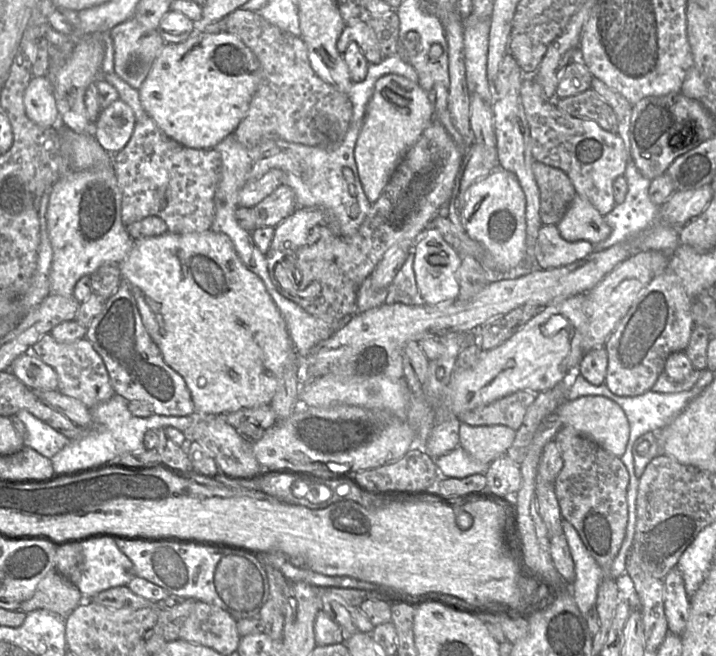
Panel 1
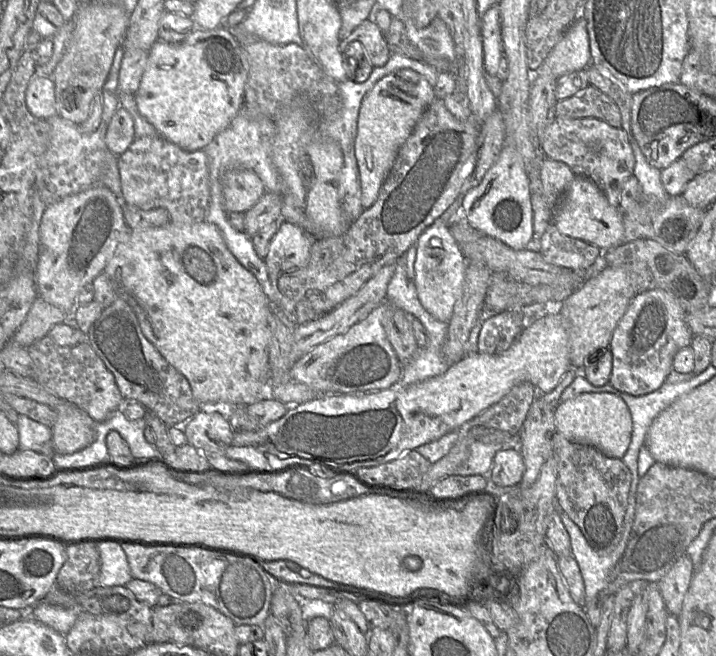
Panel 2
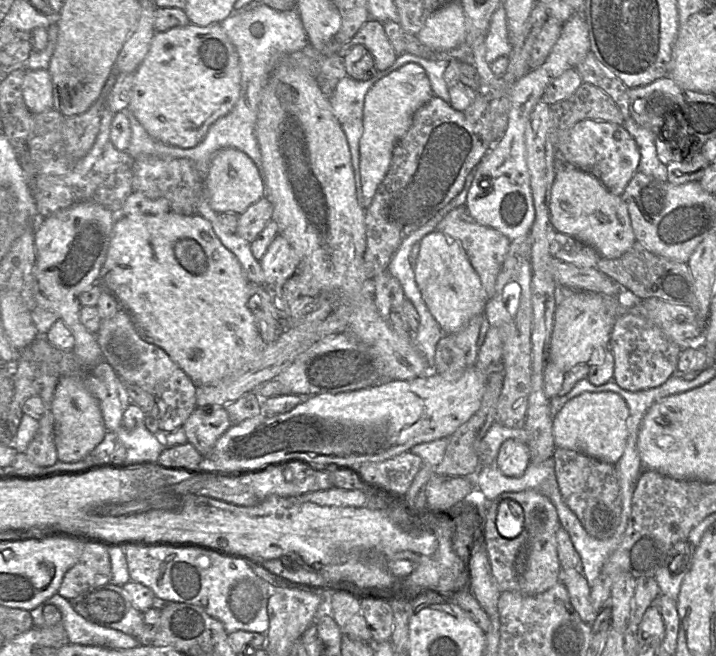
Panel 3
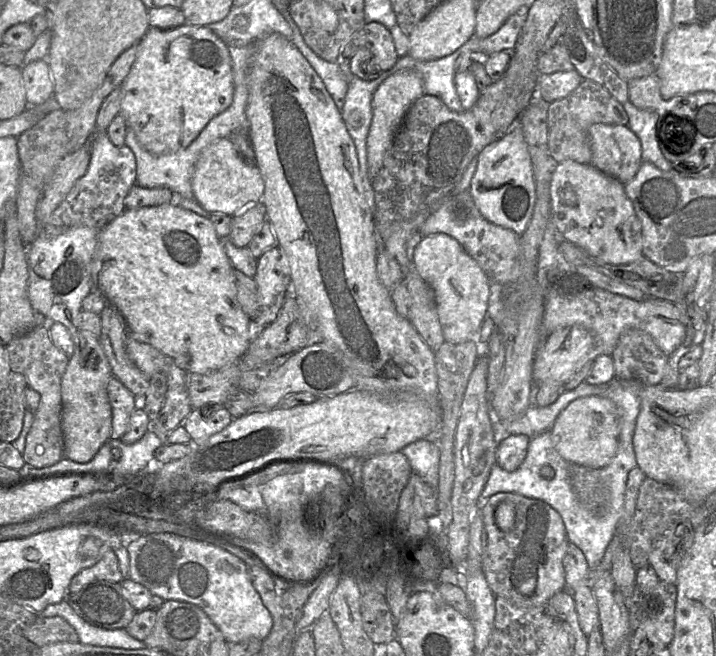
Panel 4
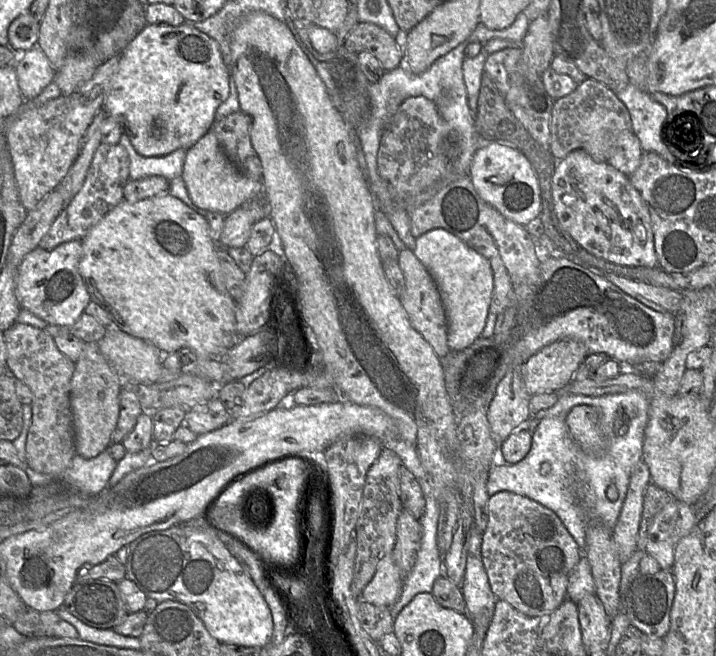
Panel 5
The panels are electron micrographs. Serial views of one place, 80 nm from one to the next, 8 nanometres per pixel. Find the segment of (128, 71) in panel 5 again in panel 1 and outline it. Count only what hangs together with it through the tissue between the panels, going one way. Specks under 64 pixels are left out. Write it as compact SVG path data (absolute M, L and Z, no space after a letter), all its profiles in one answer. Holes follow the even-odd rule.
M195 31L179 44L165 44L138 90L146 114L178 144L213 149L245 118L259 82L259 62L235 35Z

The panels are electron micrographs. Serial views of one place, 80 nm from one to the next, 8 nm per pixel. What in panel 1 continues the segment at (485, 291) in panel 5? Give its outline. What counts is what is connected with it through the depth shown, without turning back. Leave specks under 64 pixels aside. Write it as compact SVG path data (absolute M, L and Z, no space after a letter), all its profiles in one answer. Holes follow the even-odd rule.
M428 226L414 243L414 273L423 304L446 304L458 298L458 270L461 264L460 254L441 236L433 226Z

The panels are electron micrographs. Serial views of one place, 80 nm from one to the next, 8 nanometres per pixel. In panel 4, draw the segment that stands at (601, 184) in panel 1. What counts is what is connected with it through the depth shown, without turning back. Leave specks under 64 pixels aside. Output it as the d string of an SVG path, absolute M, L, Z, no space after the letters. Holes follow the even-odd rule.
M595 123L589 127L590 164L627 184L642 163L641 144L627 125Z

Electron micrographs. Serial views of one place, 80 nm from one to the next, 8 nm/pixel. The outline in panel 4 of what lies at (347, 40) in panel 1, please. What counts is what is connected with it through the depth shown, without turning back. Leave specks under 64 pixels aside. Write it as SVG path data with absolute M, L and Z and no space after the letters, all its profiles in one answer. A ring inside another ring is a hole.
M367 22L343 45L340 60L348 61L359 48L367 48L382 71L394 67L399 56L388 28L378 22Z

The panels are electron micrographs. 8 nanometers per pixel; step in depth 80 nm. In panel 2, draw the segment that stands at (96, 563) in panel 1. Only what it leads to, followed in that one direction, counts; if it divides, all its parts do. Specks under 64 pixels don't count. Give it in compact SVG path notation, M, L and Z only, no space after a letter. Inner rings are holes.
M115 543L98 545L100 555L100 572L97 586L125 586L131 579L128 560L122 546Z

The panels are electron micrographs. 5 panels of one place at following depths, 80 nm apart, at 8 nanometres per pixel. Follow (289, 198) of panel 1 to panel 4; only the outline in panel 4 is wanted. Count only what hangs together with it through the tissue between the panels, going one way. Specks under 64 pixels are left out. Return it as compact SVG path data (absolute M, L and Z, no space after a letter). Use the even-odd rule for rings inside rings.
M262 202L247 206L232 216L227 239L238 248L247 247L266 219L266 209Z

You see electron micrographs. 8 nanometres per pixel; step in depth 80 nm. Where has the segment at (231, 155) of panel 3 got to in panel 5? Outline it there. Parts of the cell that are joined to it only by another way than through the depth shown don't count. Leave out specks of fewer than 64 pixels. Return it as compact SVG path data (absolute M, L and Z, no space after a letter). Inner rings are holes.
M208 131L187 150L181 177L195 206L224 216L231 214L249 198L263 190L261 180L244 176L230 162L212 131Z

